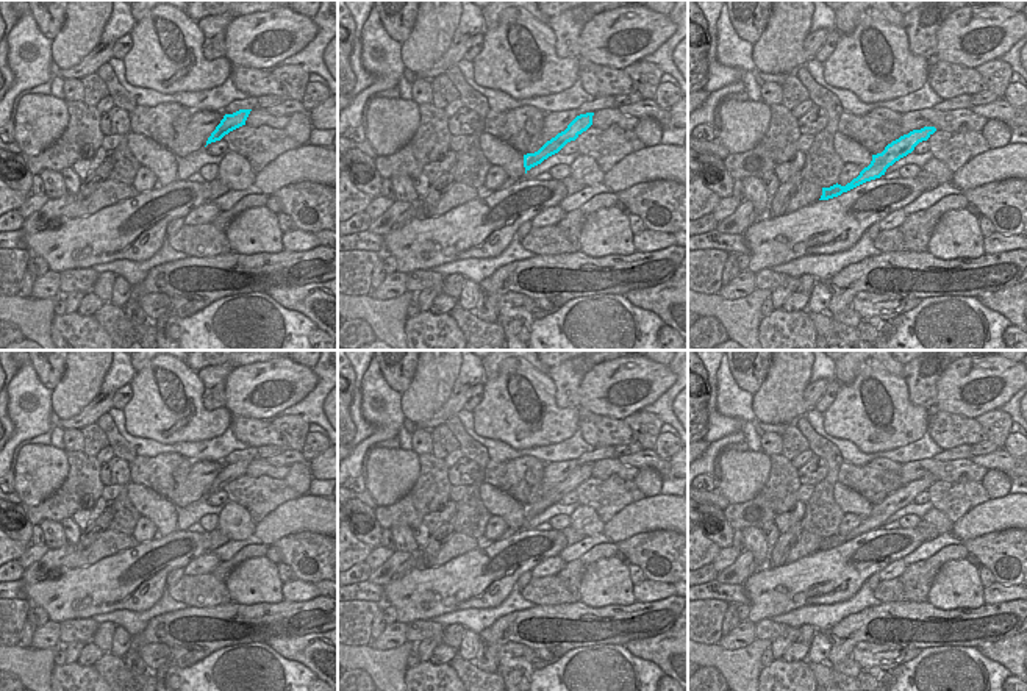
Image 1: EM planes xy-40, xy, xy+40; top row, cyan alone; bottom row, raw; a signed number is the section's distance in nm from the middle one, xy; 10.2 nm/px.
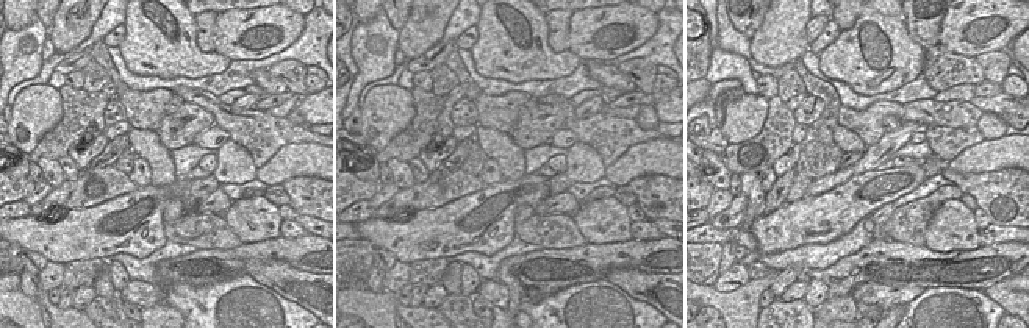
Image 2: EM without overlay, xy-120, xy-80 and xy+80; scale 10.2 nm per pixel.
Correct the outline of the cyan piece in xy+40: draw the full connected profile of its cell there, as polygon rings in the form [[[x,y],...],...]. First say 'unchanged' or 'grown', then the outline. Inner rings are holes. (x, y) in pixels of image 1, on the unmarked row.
unchanged; [[[924,477],[921,480],[913,480],[908,485],[900,486],[899,489],[888,494],[882,503],[872,505],[871,514],[864,517],[860,525],[846,536],[836,533],[830,538],[822,538],[822,546],[819,550],[838,547],[843,542],[847,542],[866,532],[880,528],[882,525],[885,525],[889,516],[911,503],[919,492],[927,491],[935,482],[935,477]]]

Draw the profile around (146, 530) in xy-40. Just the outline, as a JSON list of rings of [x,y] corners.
[[[141,516],[131,538],[136,544],[149,542],[156,538],[156,525],[149,517]]]

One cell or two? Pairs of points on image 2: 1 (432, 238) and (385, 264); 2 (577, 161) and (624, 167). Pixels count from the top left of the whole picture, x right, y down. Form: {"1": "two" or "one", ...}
{"1": "two", "2": "two"}

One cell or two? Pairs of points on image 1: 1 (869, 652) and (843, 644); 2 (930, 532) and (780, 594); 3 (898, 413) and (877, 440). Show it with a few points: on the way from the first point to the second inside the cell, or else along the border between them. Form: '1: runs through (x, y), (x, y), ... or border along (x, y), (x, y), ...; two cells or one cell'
1: border along (890, 648), (858, 643), (851, 655); two cells
2: border along (915, 529), (923, 541); two cells
3: runs through (893, 419), (882, 433); one cell

